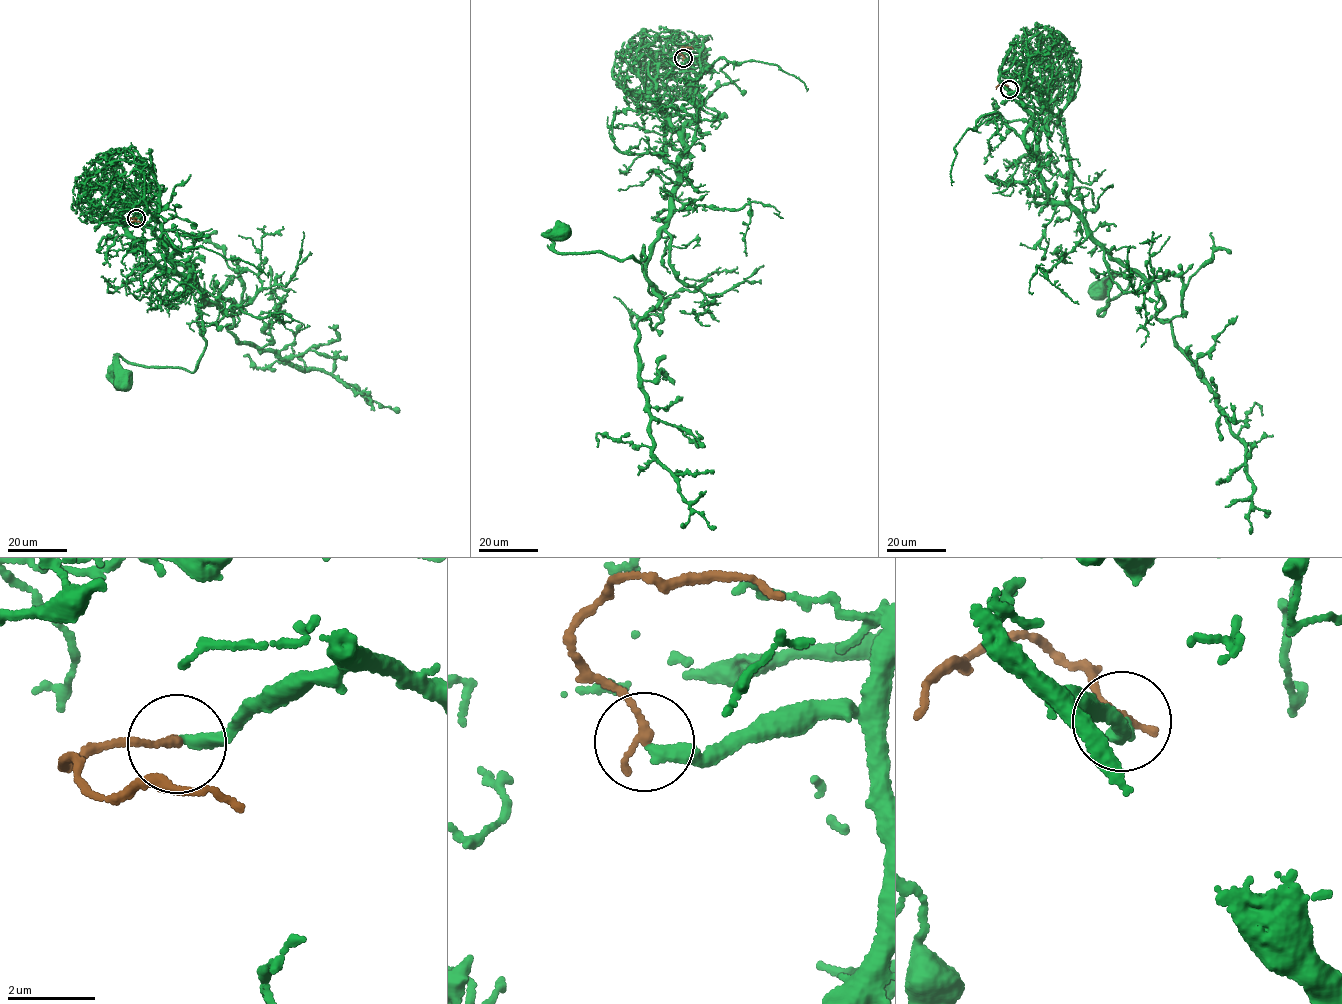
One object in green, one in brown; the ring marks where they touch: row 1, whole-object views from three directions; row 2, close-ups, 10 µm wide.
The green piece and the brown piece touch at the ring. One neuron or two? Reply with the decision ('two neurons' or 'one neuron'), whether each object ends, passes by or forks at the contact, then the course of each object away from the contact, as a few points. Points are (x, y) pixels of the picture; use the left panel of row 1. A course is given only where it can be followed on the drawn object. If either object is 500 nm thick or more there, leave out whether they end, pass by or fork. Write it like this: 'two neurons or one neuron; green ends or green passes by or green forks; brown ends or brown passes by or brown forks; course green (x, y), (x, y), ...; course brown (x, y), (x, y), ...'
one neuron; green ends; brown ends; course green (136, 218), (155, 215), (178, 248), (173, 269), (204, 295), (205, 349), (192, 372), (115, 357), (122, 380); course brown (136, 218), (128, 219), (140, 222)

